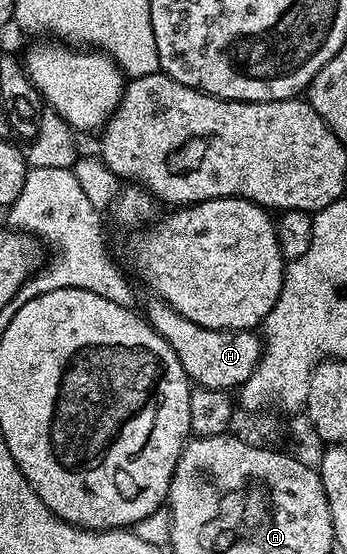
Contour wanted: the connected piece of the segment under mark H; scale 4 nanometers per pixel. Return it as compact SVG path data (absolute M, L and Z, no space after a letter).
M156 298L143 309L143 315L156 332L168 342L183 370L194 385L214 390L237 390L251 378L261 361L263 340L256 331L225 332L211 330L183 318L171 305Z

